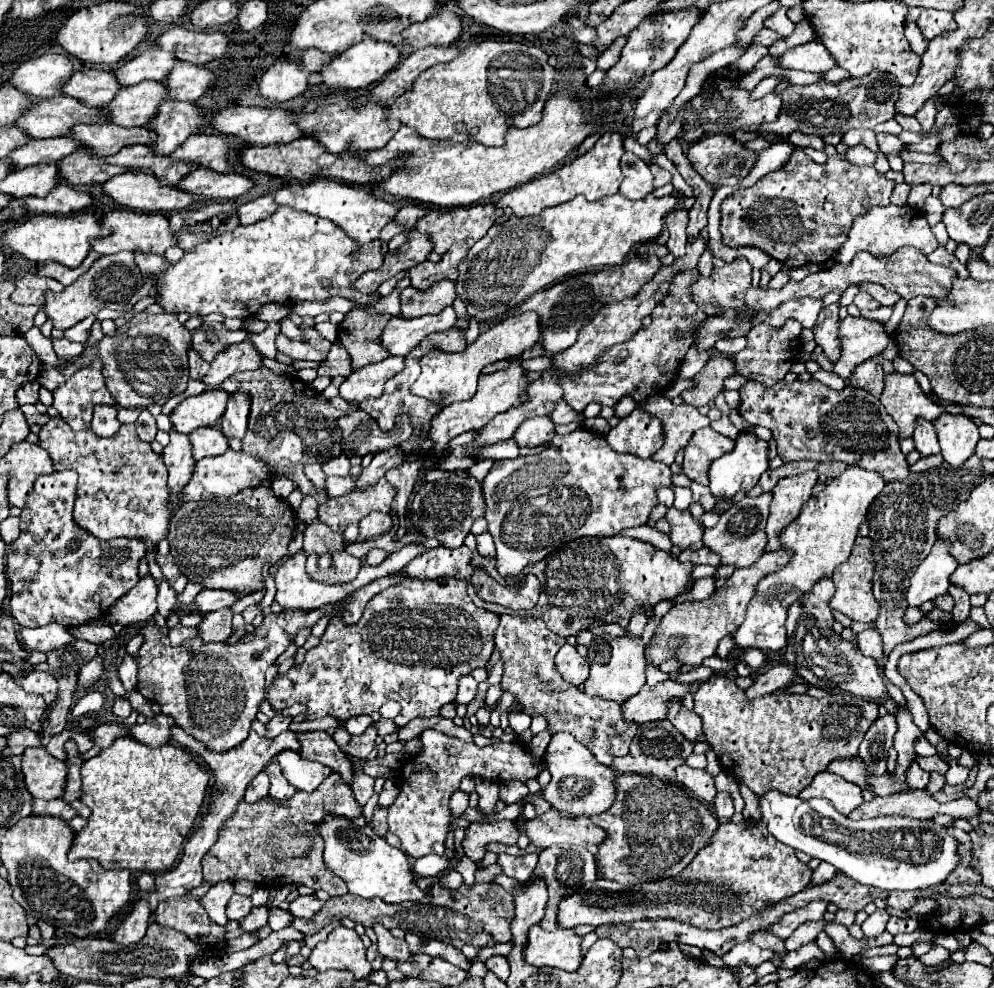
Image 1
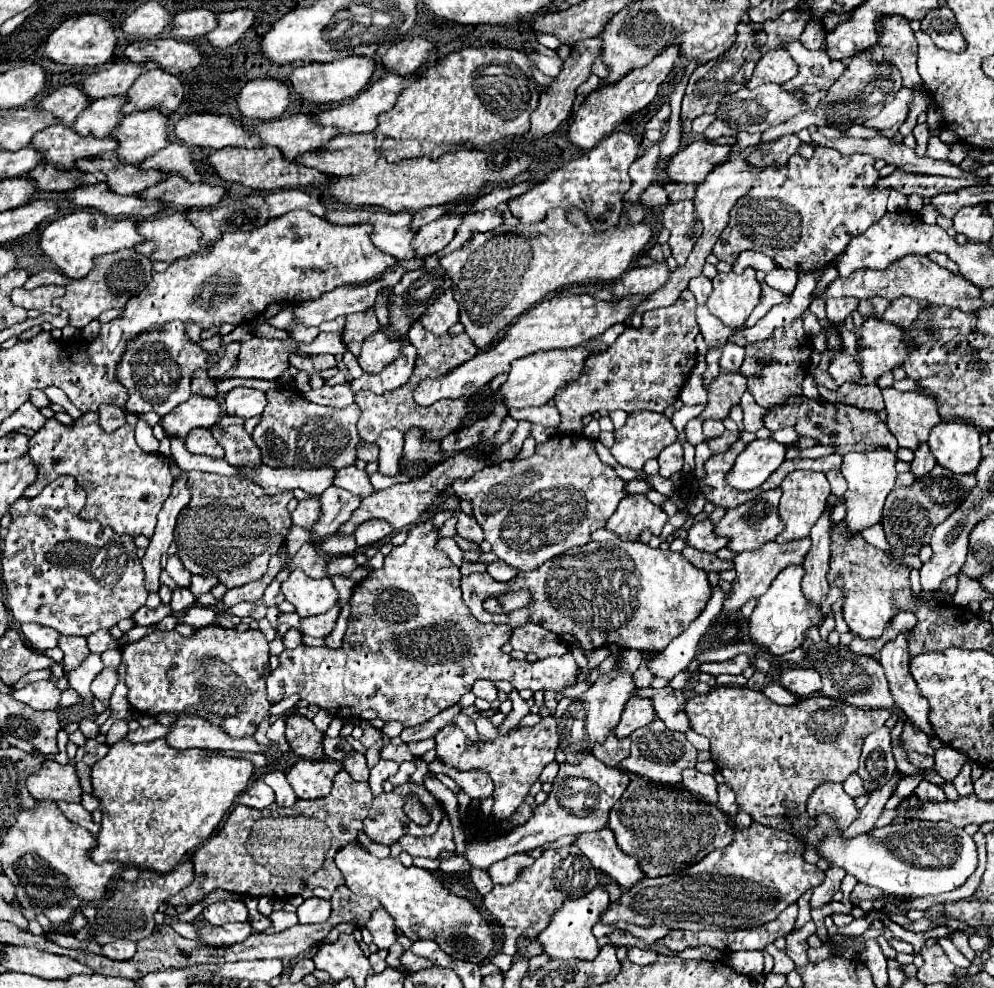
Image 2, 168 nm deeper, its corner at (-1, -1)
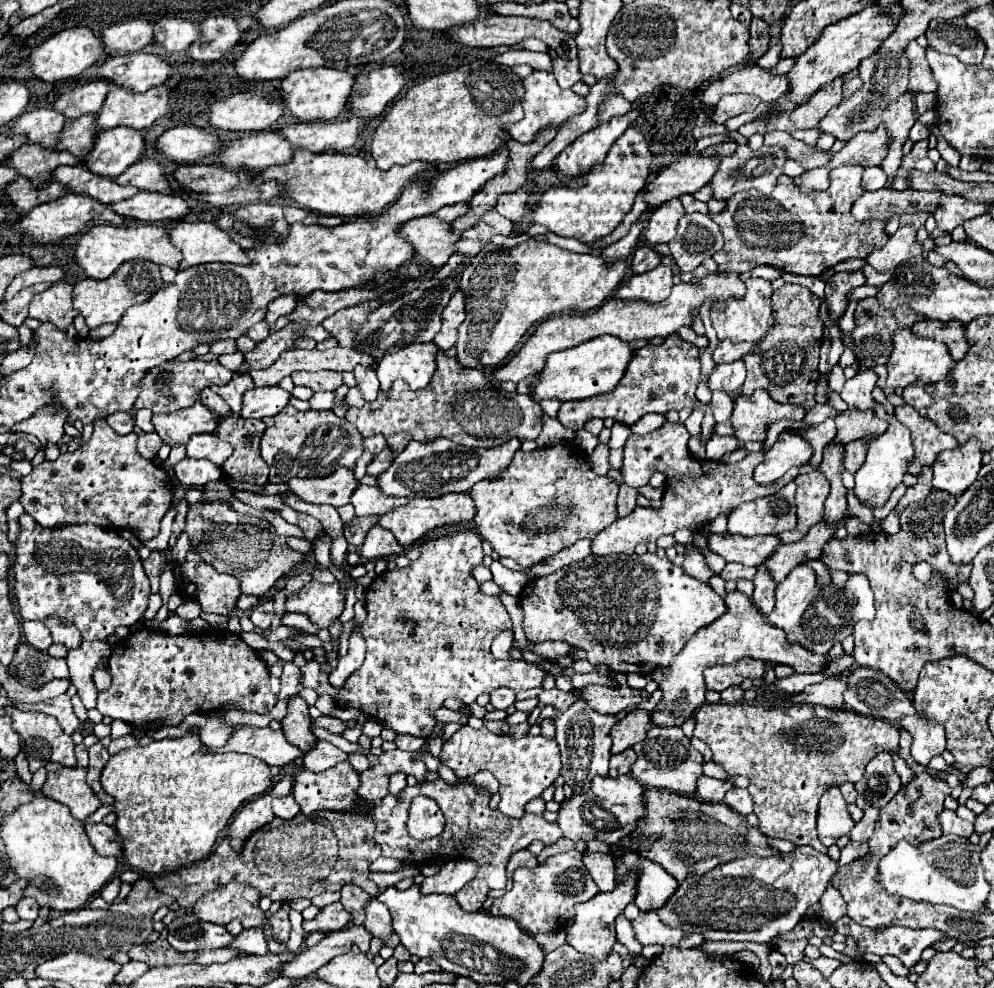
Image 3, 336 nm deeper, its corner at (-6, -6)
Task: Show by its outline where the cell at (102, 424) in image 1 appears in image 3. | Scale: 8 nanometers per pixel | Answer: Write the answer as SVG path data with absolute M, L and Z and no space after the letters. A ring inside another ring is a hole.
M116 412L106 418L106 422L118 432L118 434L130 434L134 428L134 418L128 412Z

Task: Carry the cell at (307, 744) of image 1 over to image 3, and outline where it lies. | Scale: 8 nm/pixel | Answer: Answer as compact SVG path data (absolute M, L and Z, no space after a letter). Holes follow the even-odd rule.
M298 694L290 696L288 710L286 710L286 716L282 720L282 732L284 732L286 740L290 744L298 746L306 754L318 742L310 728L312 728L312 722L310 722L310 714L308 714L308 704Z

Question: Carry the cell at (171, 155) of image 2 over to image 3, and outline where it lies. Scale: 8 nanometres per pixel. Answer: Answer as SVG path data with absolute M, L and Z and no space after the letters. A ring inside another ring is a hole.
M156 160L134 162L118 178L114 178L114 182L120 186L134 186L144 192L172 194L172 186L168 186L168 178L164 176L164 168Z

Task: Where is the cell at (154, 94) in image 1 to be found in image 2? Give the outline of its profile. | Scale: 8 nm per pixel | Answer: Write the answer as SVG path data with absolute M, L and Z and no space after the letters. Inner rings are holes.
M125 95L95 99L85 111L79 113L73 129L81 135L93 133L95 137L109 137L125 117L125 113L121 111L125 101Z

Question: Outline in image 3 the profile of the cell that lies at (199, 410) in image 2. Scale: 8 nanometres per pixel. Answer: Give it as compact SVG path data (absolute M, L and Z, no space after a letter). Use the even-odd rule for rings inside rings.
M200 402L186 410L170 412L170 414L154 414L152 416L152 426L160 434L160 438L168 446L176 444L186 444L192 434L214 434L218 426L218 418L206 410Z

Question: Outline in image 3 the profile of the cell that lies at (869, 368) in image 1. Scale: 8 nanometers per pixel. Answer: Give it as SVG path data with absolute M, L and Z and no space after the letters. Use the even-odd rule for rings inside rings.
M846 410L836 416L836 438L844 444L866 438L866 436L876 436L886 430L886 422L874 418L874 412L866 410Z

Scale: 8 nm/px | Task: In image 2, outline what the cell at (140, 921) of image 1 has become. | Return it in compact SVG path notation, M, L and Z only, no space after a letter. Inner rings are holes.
M113 941L103 945L103 955L107 955L109 959L131 959L135 955L135 949L135 941Z

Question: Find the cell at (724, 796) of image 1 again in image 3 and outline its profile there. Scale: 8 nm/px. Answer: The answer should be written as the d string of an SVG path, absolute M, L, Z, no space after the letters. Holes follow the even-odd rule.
M732 788L726 792L724 796L724 804L728 804L732 810L736 810L738 814L750 814L752 808L754 808L754 802L752 802L752 796L748 794L748 790L742 790L742 788Z

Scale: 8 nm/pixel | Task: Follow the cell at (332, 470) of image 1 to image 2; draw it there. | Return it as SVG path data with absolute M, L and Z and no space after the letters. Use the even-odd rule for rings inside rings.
M347 465L343 469L337 469L335 471L335 477L333 477L333 483L337 487L343 487L351 493L361 493L361 497L367 497L369 493L373 493L373 485L369 483L369 477L365 471L359 471L355 465Z

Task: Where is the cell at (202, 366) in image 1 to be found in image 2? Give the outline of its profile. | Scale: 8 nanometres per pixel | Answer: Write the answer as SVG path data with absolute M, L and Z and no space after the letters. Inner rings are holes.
M197 369L191 379L191 391L205 397L215 397L215 381L207 375L205 369Z

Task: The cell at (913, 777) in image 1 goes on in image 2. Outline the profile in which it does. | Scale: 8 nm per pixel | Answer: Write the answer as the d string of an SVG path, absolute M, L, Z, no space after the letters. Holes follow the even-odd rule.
M925 779L915 787L913 793L915 793L919 799L923 799L923 801L943 801L943 799L945 799L943 789L941 789L939 785L933 785L933 783L925 781Z

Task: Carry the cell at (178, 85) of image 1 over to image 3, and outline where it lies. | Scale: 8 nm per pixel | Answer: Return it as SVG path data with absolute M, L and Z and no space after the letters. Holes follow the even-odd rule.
M154 86L144 94L132 94L122 88L112 88L96 114L96 130L126 126L142 130L154 124L156 118L168 112L166 86Z

